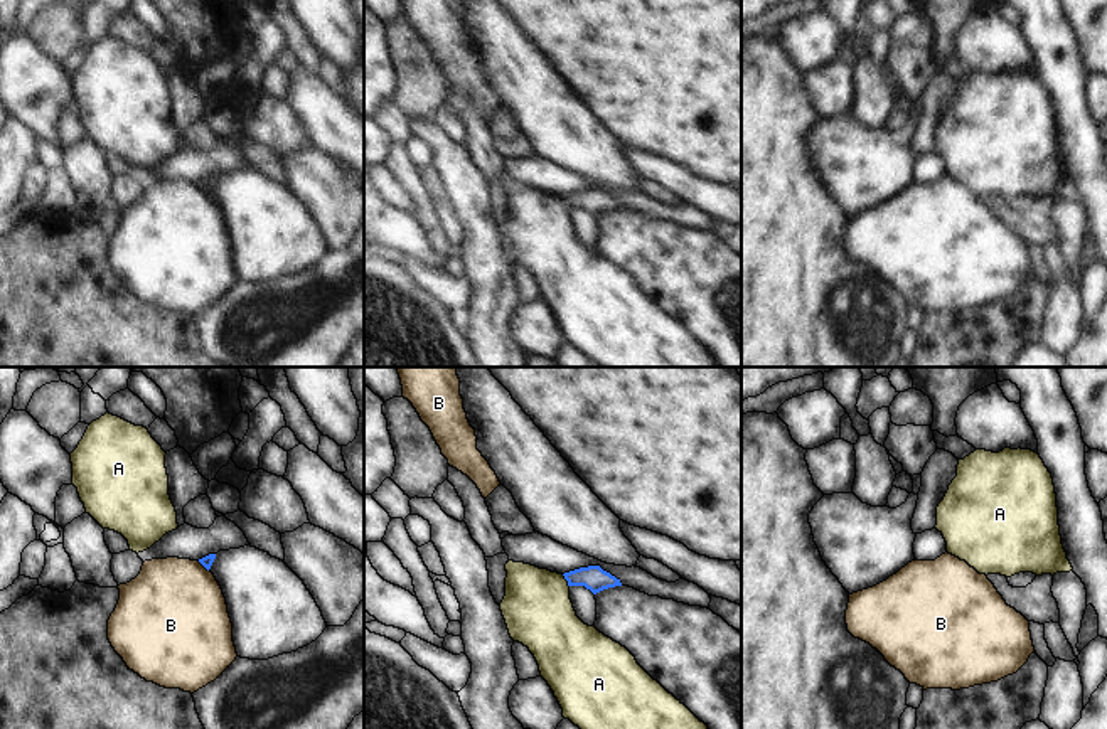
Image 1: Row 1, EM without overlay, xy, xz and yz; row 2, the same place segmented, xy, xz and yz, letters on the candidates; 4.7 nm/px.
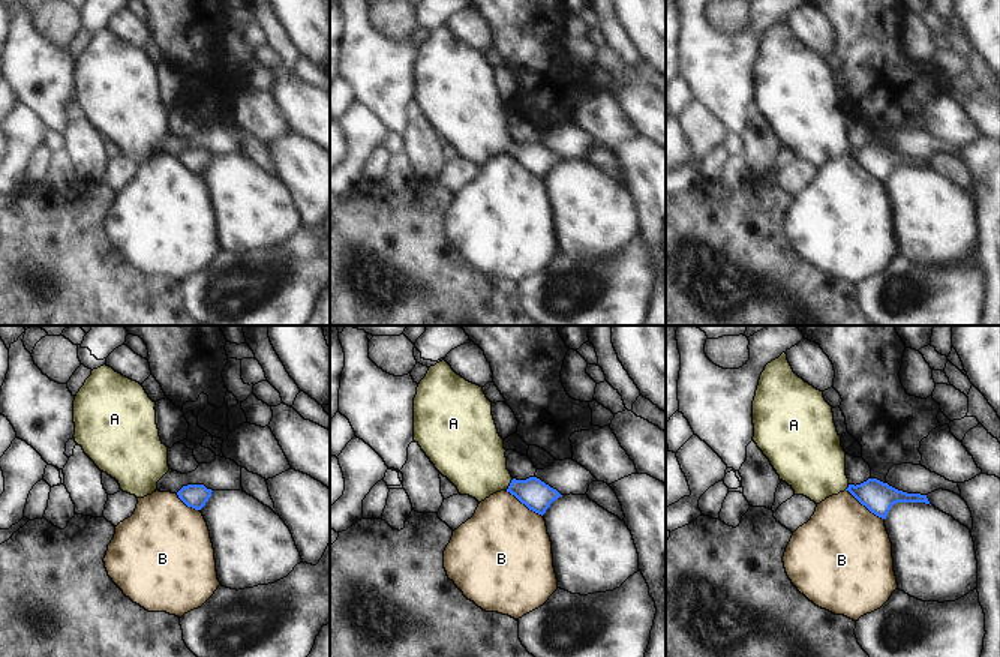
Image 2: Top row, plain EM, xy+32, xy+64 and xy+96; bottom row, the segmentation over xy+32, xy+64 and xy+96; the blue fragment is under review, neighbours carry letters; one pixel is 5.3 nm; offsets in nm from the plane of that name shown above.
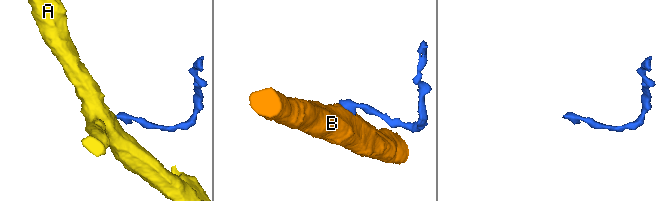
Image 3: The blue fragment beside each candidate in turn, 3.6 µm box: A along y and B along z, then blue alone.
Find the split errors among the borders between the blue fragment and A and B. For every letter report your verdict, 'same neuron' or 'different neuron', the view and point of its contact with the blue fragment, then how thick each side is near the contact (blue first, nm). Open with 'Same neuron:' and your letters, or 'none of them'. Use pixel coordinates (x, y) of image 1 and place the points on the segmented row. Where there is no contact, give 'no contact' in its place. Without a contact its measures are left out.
Same neuron: A
A: same neuron; meets blue in xz at (566, 580); 120 nm thick on the blue side, 320 nm on the other
B: different neuron; meets blue in xy at (203, 564); 50 nm thick on the blue side, 480 nm on the other

